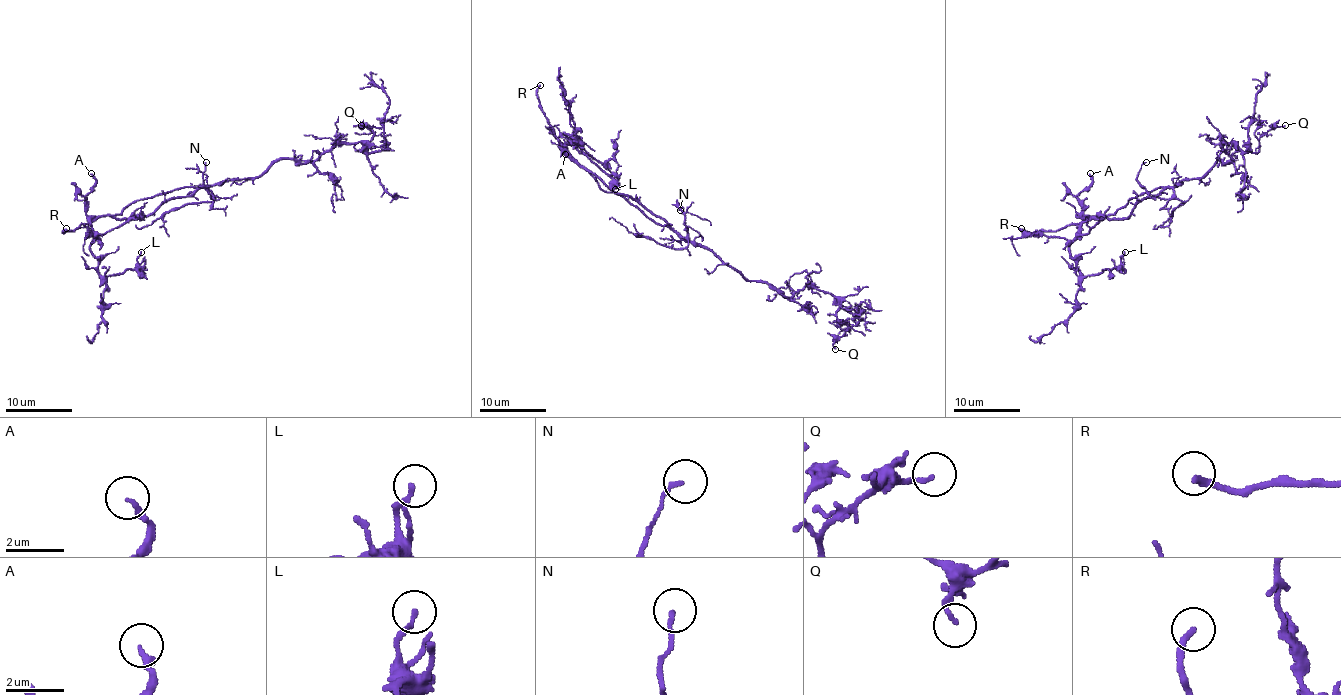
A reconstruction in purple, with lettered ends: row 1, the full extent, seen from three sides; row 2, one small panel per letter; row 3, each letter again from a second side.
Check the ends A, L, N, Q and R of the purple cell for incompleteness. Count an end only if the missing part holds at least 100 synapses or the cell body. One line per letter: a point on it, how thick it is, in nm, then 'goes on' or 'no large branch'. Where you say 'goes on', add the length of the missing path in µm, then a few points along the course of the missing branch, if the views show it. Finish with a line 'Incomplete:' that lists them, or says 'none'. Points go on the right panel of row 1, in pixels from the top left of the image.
A: place (1090, 173); calibre 240 nm; no large branch
L: place (1125, 252); calibre 180 nm; no large branch
N: place (1146, 162); calibre 140 nm; no large branch
Q: place (1285, 125); calibre 140 nm; no large branch
R: place (1021, 228); calibre 240 nm; goes on; missing 25 µm
Incomplete: R

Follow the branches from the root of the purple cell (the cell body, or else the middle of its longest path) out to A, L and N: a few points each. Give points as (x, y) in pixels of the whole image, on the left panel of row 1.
A: (204, 187), (181, 187), (134, 200), (114, 215), (87, 215), (86, 197), (96, 182), (91, 173)
L: (204, 187), (181, 187), (134, 200), (119, 213), (91, 222), (91, 253), (101, 275), (136, 268), (141, 252)
N: (204, 187), (212, 198), (202, 178), (206, 162)

